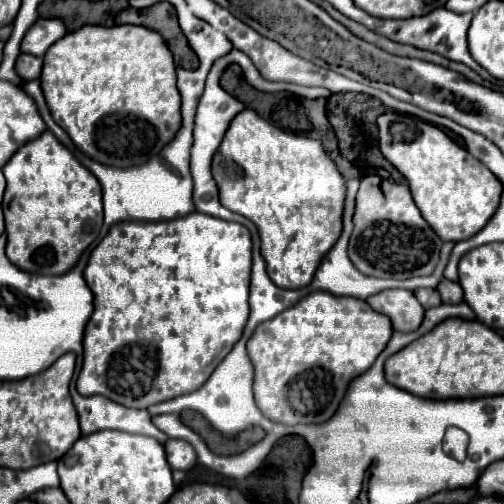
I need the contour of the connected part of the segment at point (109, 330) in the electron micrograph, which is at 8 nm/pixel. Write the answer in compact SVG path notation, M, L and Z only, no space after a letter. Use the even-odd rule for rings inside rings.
M194 211L192 215L172 219L172 221L158 221L158 223L142 223L142 221L122 221L110 227L108 235L98 243L92 251L88 265L84 269L84 279L94 293L94 313L86 325L84 333L84 365L78 375L78 393L82 395L104 395L110 401L126 405L130 409L148 409L150 405L162 403L166 399L174 399L184 393L192 393L200 389L218 363L232 351L236 341L242 337L244 325L250 315L248 293L250 293L250 267L252 267L252 239L244 225L228 223L204 213Z

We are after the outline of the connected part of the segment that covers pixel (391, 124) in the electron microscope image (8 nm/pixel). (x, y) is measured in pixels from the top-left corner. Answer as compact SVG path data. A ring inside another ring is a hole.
M388 111L378 117L378 127L382 155L406 177L416 207L442 241L458 243L484 229L502 195L502 183L486 165L454 143L440 127L418 117Z

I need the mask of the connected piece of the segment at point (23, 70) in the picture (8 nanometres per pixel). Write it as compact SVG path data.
M22 53L16 61L16 71L24 81L32 81L38 79L42 73L42 59L34 57L34 55L26 55Z

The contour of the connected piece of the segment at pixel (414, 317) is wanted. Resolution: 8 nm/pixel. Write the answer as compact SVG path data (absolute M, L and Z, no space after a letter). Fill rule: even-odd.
M388 289L368 299L368 305L378 313L388 315L394 331L410 333L416 331L424 319L424 307L418 303L412 291Z

